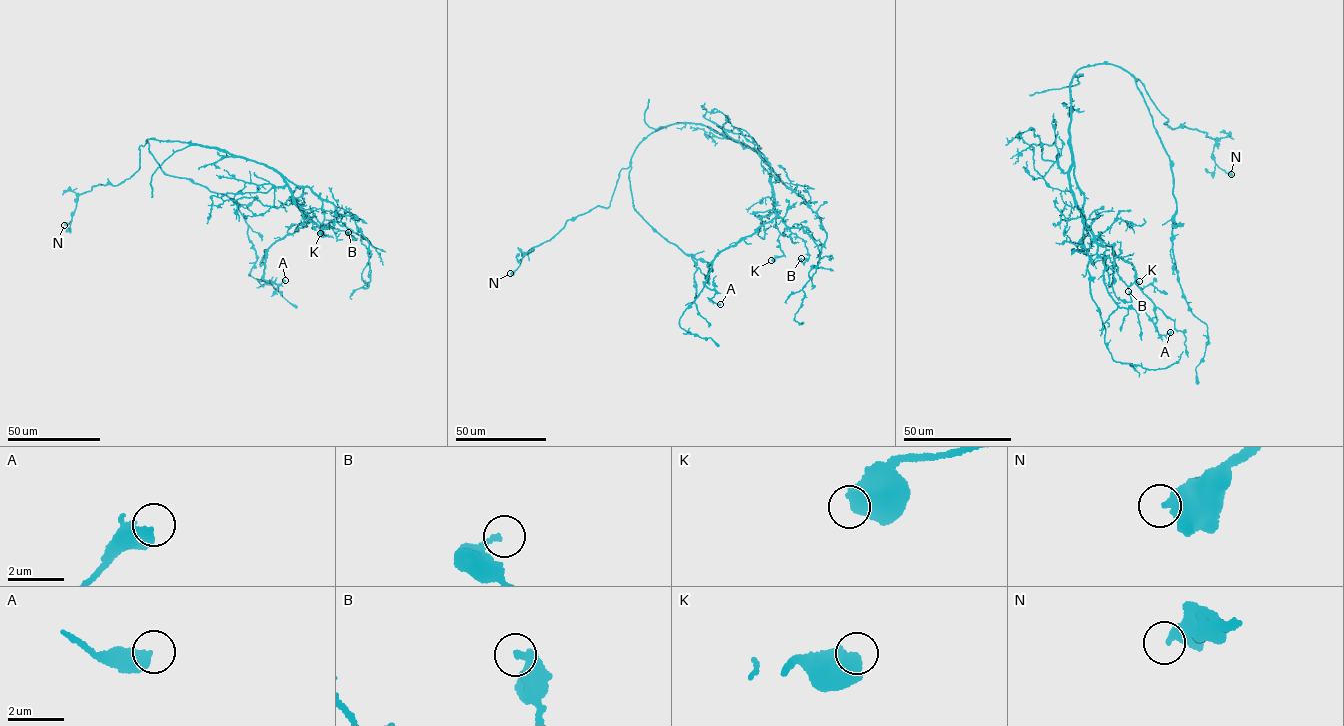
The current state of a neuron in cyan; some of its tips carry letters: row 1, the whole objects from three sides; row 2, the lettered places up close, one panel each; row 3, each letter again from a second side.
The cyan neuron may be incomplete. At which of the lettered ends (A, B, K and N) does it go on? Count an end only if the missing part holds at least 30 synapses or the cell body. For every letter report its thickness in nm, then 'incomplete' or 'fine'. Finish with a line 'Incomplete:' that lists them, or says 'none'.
A: calibre 320 nm; fine
B: calibre 190 nm; fine
K: calibre 650 nm; fine
N: calibre 500 nm; fine
Incomplete: none

